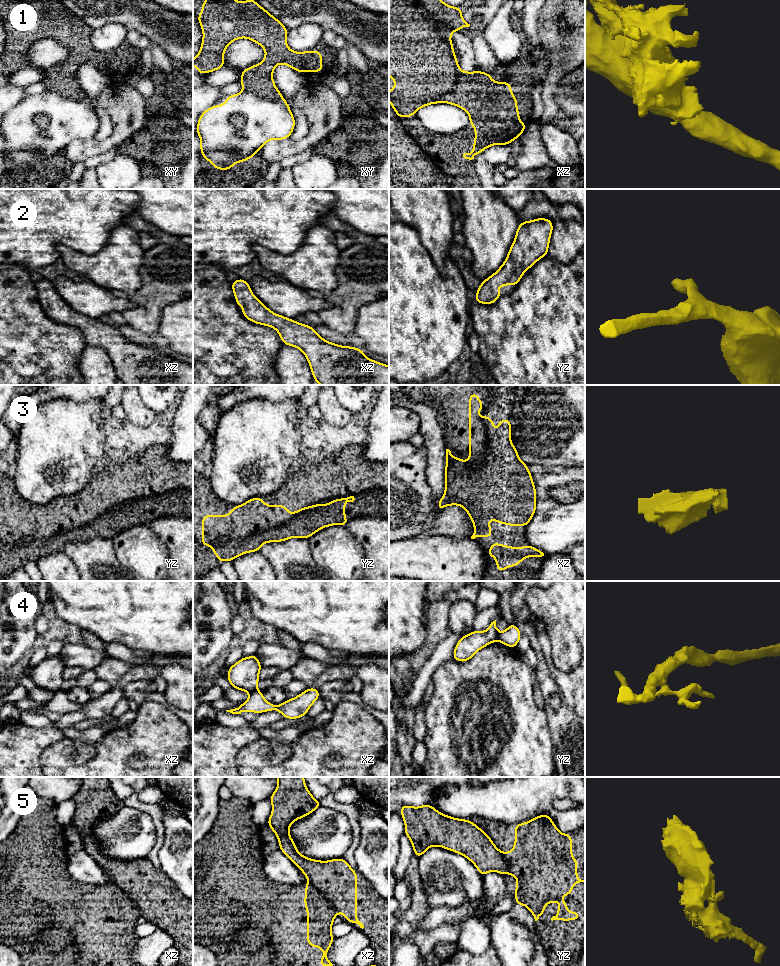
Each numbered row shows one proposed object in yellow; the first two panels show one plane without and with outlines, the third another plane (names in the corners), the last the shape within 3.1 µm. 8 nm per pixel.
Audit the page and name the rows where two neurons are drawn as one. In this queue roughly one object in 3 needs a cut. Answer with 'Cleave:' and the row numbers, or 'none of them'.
Cleave: 4, 5

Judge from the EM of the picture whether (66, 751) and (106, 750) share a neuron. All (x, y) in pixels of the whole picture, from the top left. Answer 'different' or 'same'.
same

